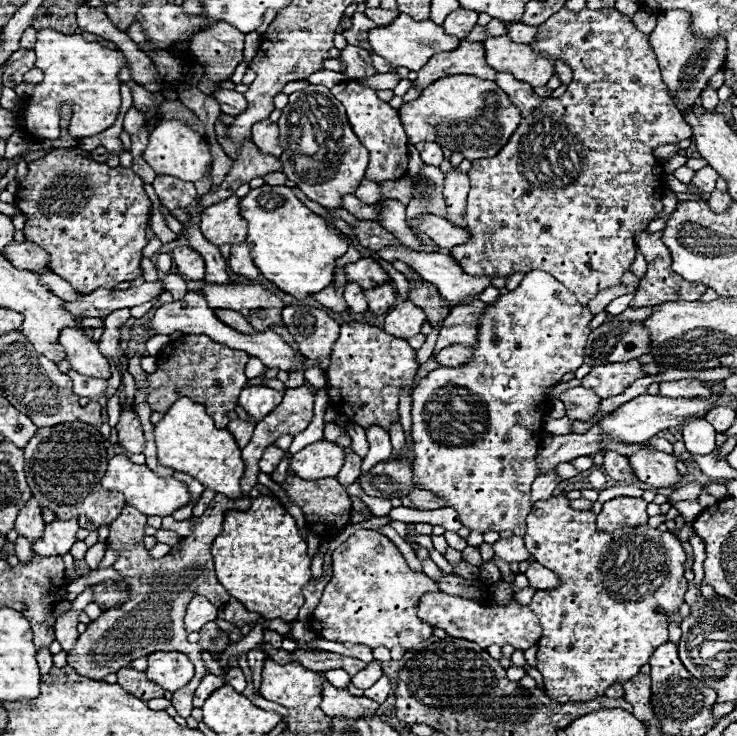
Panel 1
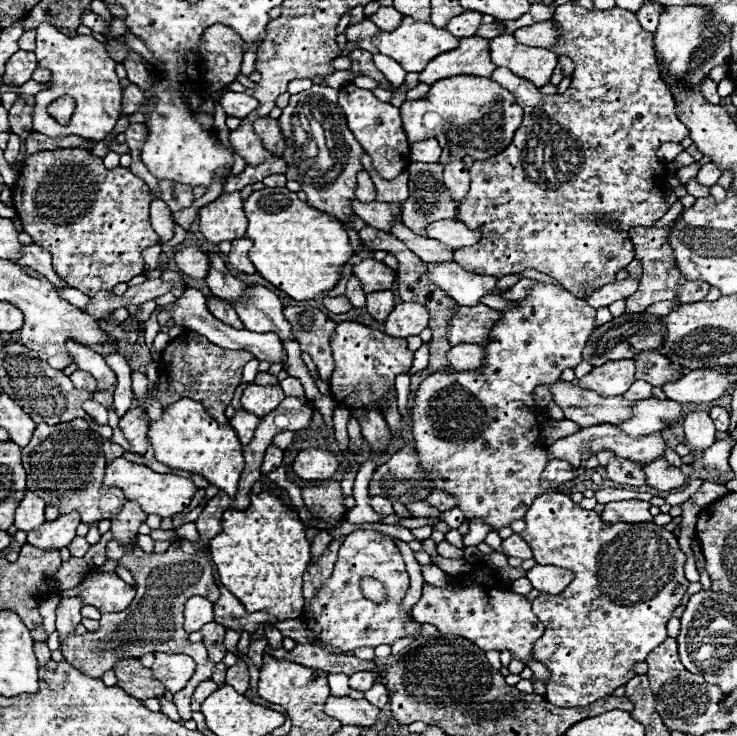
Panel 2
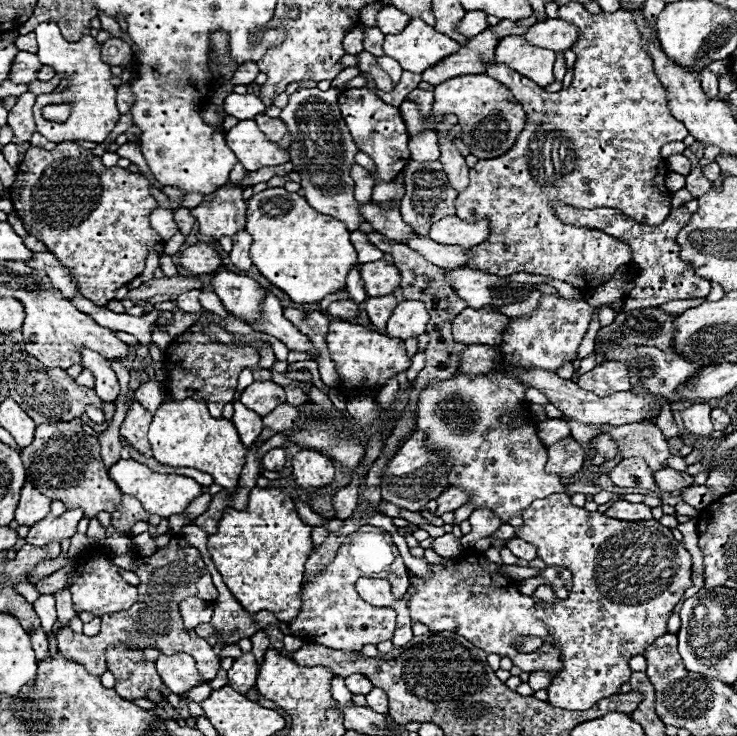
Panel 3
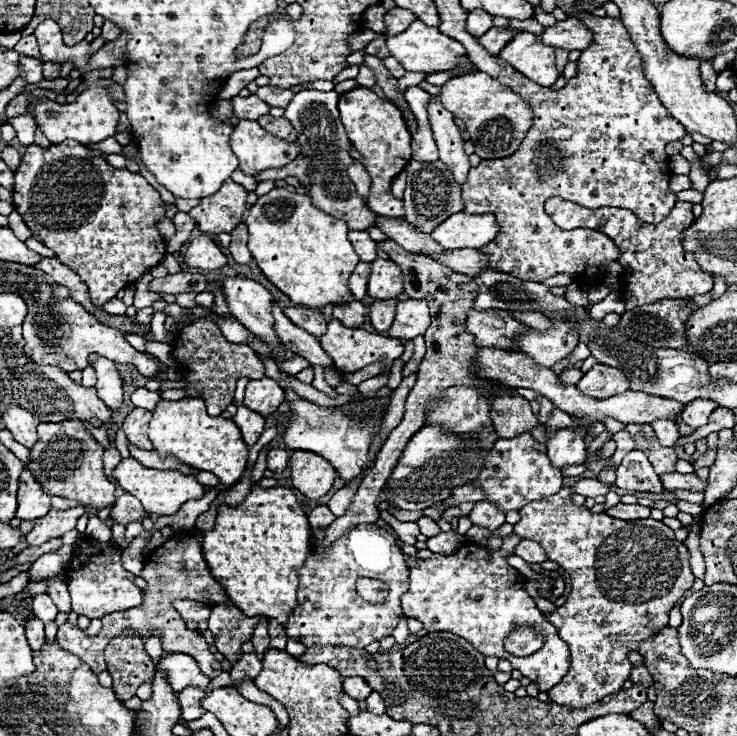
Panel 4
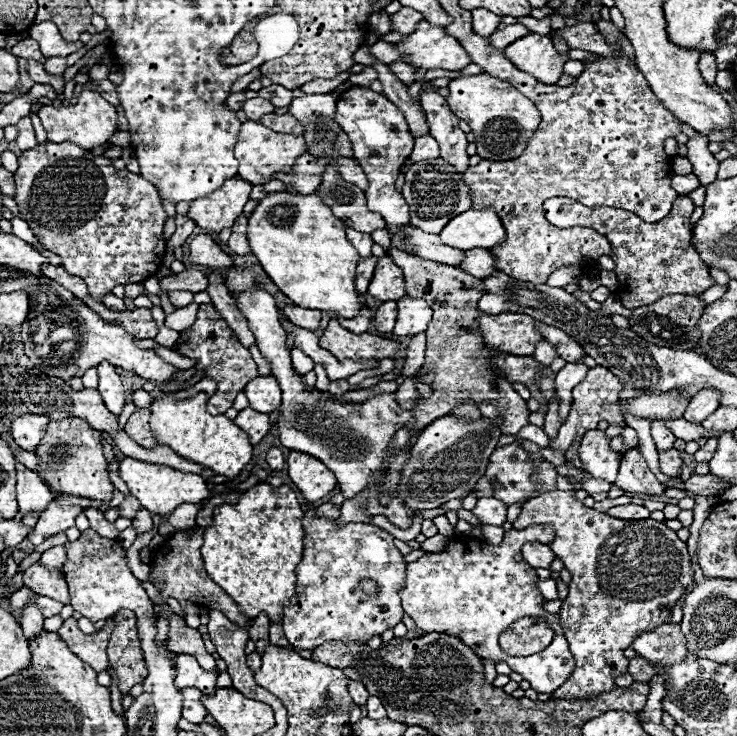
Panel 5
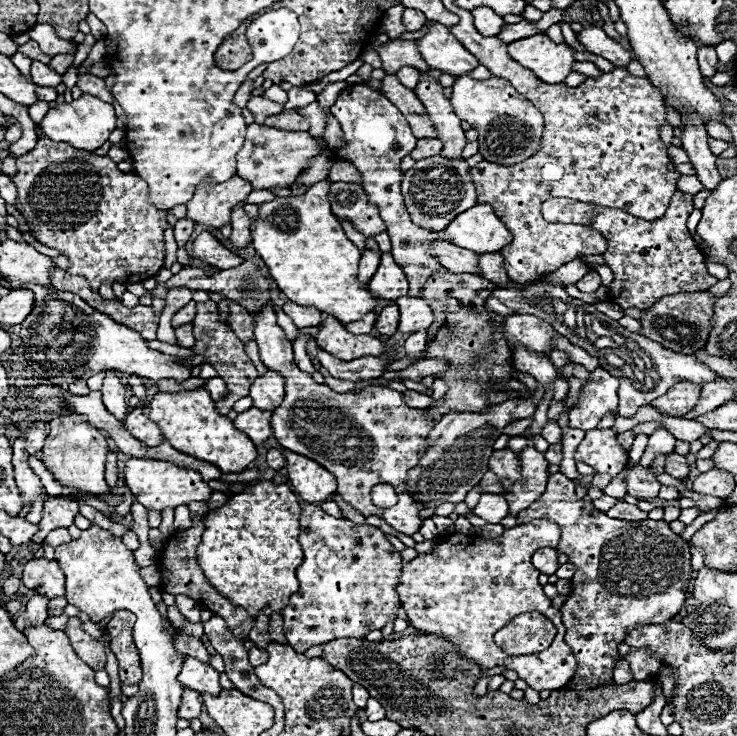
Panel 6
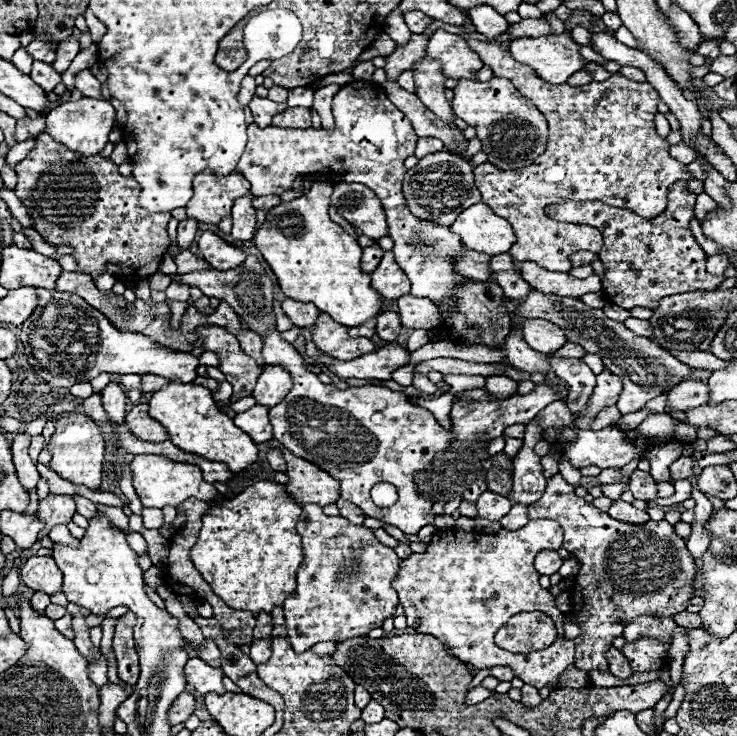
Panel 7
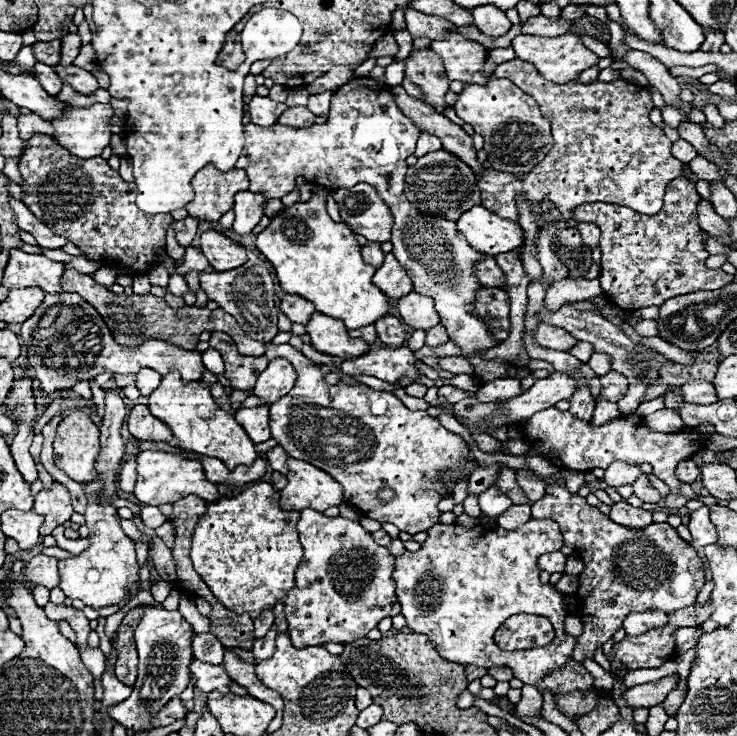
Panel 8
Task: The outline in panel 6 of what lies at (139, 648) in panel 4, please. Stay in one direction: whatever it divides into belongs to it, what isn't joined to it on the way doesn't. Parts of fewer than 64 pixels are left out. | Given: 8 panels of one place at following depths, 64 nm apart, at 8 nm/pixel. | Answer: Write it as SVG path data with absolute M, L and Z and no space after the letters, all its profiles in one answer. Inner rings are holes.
M120 610L106 624L106 630L110 634L110 650L118 660L122 684L138 684L142 680L140 656L132 640L134 622L136 622L136 616L132 612Z

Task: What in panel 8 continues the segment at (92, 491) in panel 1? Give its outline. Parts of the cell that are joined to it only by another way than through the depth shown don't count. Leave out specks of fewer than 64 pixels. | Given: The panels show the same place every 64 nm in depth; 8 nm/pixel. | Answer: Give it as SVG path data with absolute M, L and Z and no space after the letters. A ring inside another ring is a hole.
M82 410L68 412L62 418L62 422L58 424L58 432L54 438L54 464L60 470L64 470L64 474L68 478L72 478L74 482L88 484L88 482L96 480L94 464L98 460L98 454L100 454L100 430L98 430L96 422Z

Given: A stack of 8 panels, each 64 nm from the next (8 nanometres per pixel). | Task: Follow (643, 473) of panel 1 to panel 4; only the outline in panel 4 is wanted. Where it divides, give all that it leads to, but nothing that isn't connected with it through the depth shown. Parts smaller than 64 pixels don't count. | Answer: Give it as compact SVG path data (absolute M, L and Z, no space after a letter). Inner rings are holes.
M670 472L670 474L662 474L660 482L664 486L664 490L674 492L674 490L706 490L706 480L696 478L696 474L678 474L678 472Z

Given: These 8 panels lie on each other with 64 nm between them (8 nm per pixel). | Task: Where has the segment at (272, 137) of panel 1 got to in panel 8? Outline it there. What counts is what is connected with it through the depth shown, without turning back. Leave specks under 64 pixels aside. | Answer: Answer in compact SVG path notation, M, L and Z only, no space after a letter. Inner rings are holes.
M296 106L296 108L288 108L276 122L292 128L308 128L314 124L314 118L316 116L306 106Z

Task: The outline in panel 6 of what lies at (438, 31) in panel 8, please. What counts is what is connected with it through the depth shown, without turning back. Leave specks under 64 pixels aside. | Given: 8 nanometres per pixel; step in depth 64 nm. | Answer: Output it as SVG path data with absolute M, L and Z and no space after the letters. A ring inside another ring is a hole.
M406 8L402 12L402 24L404 24L406 32L418 32L424 26L424 14L416 12L412 8Z

